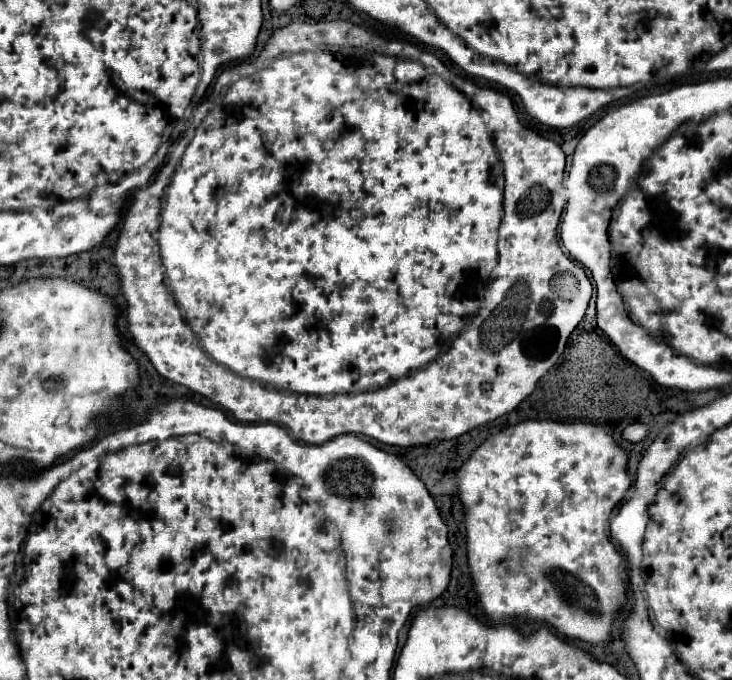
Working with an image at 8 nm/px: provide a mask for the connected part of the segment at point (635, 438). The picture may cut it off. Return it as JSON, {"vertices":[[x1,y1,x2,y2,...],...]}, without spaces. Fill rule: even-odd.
{"vertices":[[633,423,633,425,625,427,625,431,623,431,623,437,625,437,627,441,631,441,631,443,639,443,639,441,643,441,647,435,649,435,649,427,647,427,645,423]]}

